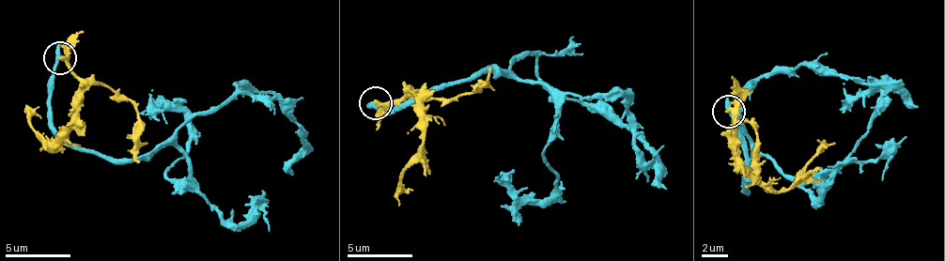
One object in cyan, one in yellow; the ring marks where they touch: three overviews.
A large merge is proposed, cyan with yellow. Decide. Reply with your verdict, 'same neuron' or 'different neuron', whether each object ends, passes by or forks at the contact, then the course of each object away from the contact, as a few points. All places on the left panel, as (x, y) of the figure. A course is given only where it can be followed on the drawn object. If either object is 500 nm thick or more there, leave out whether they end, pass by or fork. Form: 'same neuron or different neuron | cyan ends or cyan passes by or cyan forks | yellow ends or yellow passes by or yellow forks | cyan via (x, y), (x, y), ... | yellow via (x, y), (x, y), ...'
different neuron | cyan ends | yellow passes by | cyan via (58, 57), (52, 125), (78, 146), (122, 161), (143, 159), (238, 84), (286, 99), (305, 149), (286, 174) | yellow via (58, 57), (78, 78), (78, 103), (52, 145), (46, 149), (42, 135), (27, 120), (24, 110)

